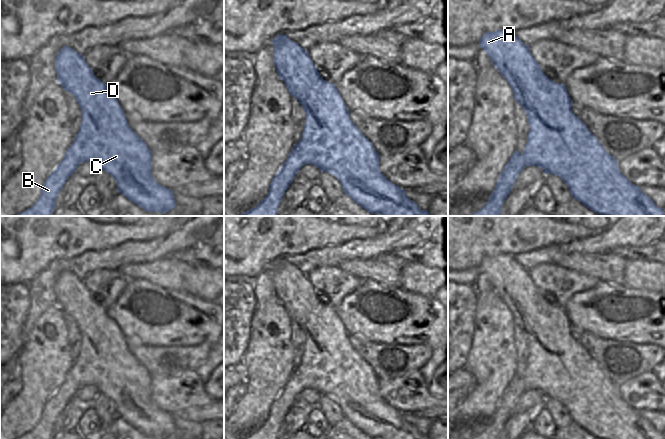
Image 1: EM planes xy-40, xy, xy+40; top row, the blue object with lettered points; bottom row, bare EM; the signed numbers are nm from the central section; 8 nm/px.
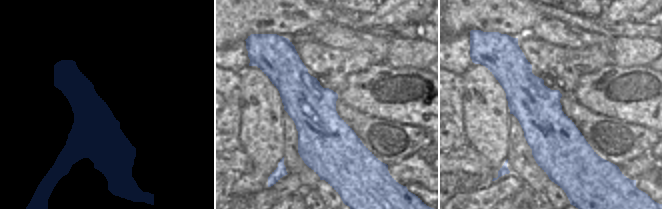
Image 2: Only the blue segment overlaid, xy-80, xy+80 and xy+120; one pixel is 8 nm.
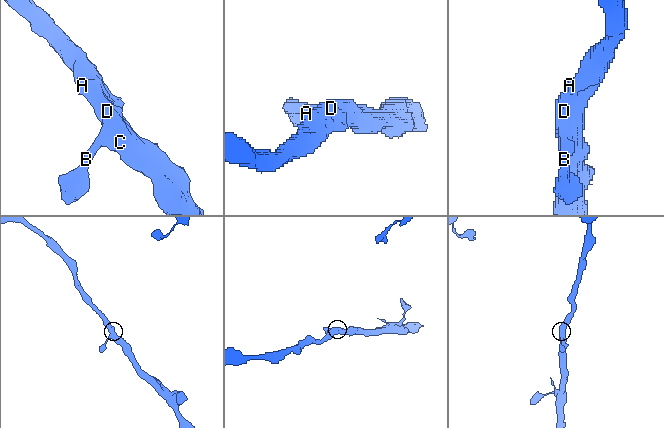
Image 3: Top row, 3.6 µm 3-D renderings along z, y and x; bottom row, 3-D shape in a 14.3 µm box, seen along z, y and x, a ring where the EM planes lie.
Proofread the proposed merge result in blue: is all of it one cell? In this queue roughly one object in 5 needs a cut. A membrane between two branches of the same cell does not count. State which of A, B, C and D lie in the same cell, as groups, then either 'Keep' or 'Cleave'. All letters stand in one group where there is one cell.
Groups: A B C D. Keep.

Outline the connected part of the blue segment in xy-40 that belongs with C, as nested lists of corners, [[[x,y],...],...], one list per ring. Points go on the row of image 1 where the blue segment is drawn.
[[[64,46],[57,53],[55,71],[57,73],[57,82],[65,91],[70,92],[75,97],[81,109],[81,125],[63,159],[47,177],[39,199],[30,208],[16,216],[51,216],[55,209],[57,195],[67,179],[82,162],[96,162],[99,170],[104,170],[115,179],[117,192],[144,210],[162,212],[163,214],[172,210],[176,206],[173,190],[158,184],[151,175],[151,151],[145,142],[129,127],[123,109],[117,99],[107,91],[107,84],[96,78],[84,57],[68,46]]]

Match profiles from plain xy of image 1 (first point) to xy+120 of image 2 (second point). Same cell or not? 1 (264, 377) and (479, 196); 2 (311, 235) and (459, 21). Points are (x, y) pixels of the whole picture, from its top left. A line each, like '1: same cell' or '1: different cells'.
1: different cells
2: same cell

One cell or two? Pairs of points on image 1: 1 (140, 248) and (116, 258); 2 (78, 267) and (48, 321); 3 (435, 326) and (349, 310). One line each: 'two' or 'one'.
1: one
2: two
3: one

